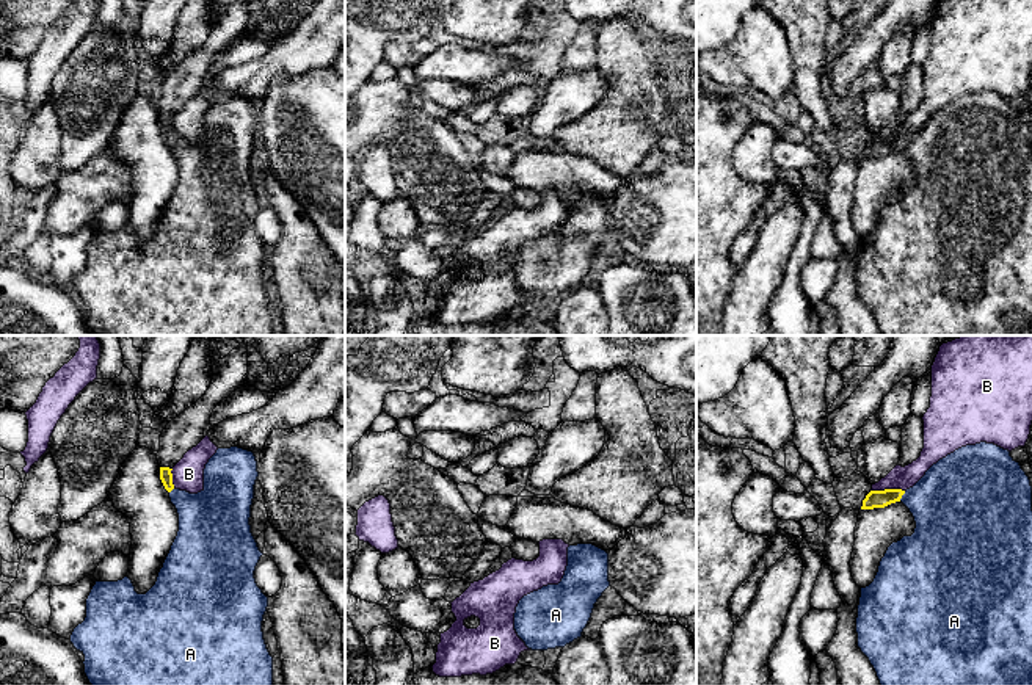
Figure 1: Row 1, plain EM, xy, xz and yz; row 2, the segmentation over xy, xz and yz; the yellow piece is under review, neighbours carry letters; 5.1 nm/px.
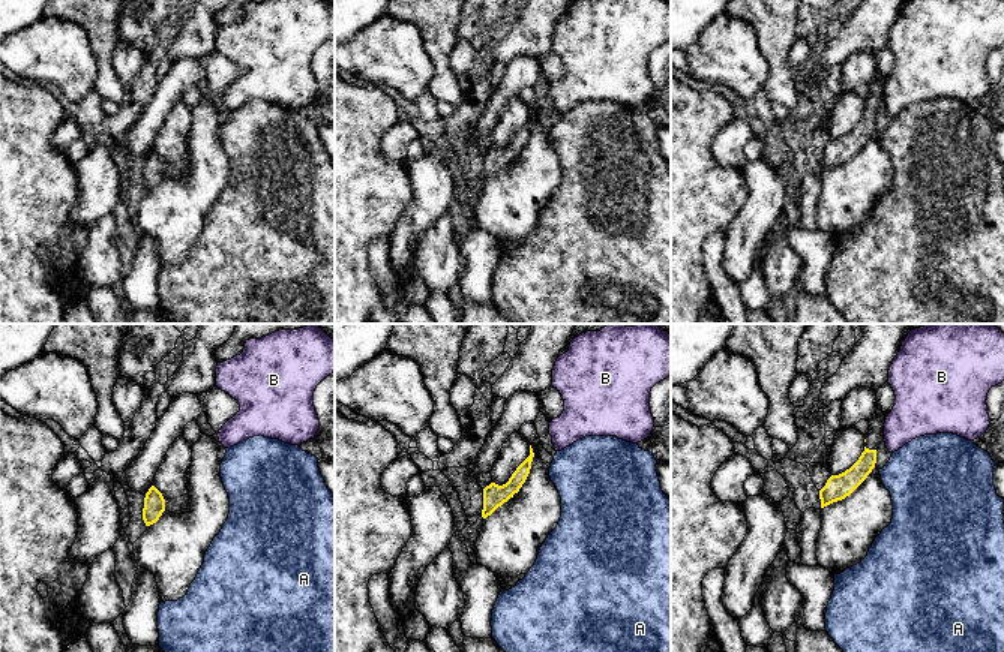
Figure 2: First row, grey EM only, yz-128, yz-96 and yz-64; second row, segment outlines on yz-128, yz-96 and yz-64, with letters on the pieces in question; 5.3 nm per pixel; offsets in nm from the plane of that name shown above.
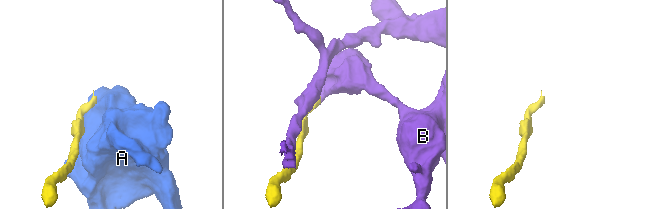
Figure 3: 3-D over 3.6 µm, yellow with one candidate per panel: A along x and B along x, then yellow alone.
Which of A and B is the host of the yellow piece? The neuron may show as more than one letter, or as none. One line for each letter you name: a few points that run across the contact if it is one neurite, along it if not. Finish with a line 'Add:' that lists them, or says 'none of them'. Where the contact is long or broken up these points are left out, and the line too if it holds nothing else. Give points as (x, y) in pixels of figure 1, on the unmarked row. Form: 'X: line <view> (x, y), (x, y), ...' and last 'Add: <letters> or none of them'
Add: none of them

